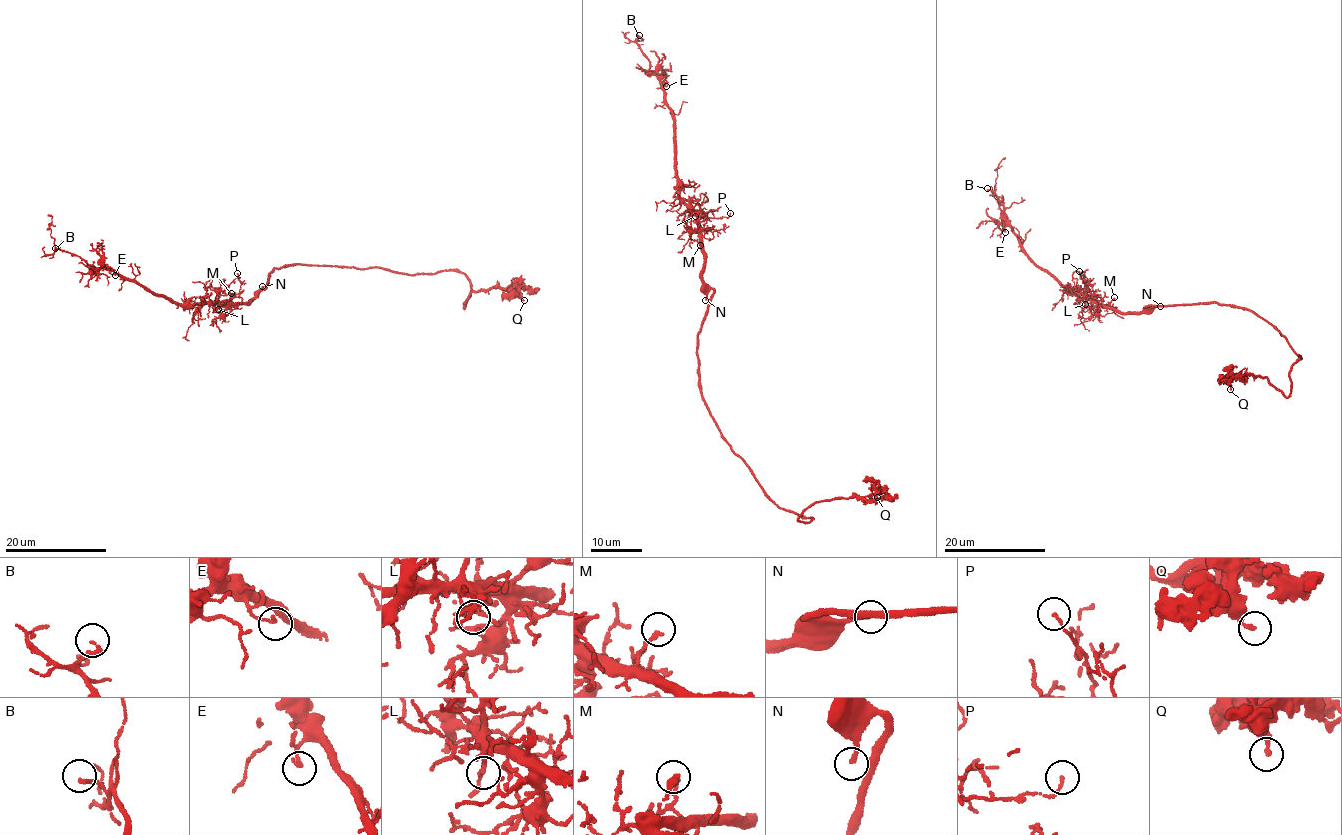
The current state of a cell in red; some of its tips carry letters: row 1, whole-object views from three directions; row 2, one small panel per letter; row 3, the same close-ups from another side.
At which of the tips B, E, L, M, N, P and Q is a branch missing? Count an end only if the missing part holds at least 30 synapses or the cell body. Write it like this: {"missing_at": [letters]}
{"missing_at": ["N"]}

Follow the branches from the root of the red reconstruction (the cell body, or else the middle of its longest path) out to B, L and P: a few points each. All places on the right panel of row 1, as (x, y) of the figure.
B: (1202, 303), (1145, 305), (1136, 313), (1113, 311), (1063, 288), (1027, 259), (1004, 221), (994, 192), (987, 188)
L: (1202, 303), (1145, 305), (1136, 313), (1113, 311), (1089, 300), (1085, 304)
P: (1202, 303), (1145, 305), (1136, 313), (1113, 311), (1087, 299), (1085, 289), (1088, 287), (1079, 271)

